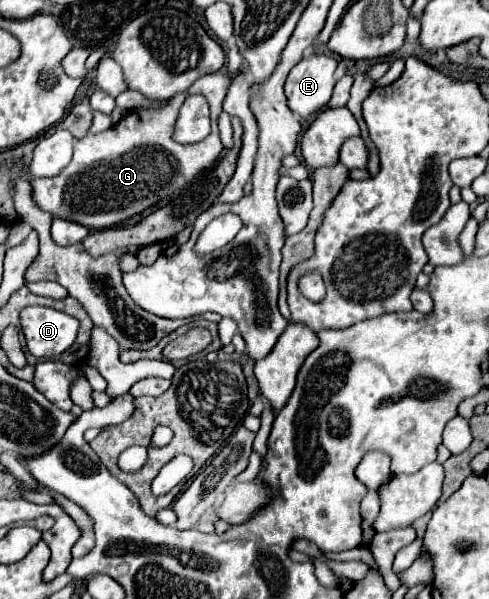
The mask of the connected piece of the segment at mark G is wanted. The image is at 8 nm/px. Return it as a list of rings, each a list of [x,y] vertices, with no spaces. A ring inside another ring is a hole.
[[[222,72],[198,78],[188,92],[174,96],[160,108],[128,110],[126,116],[102,134],[84,136],[74,144],[72,162],[52,178],[32,180],[36,204],[58,218],[86,224],[92,230],[112,228],[130,216],[136,216],[158,200],[178,192],[200,170],[212,168],[224,146],[218,136],[218,114],[230,86],[230,76]],[[188,94],[202,94],[212,104],[212,132],[196,144],[178,144],[172,140],[172,128],[178,108]]]

